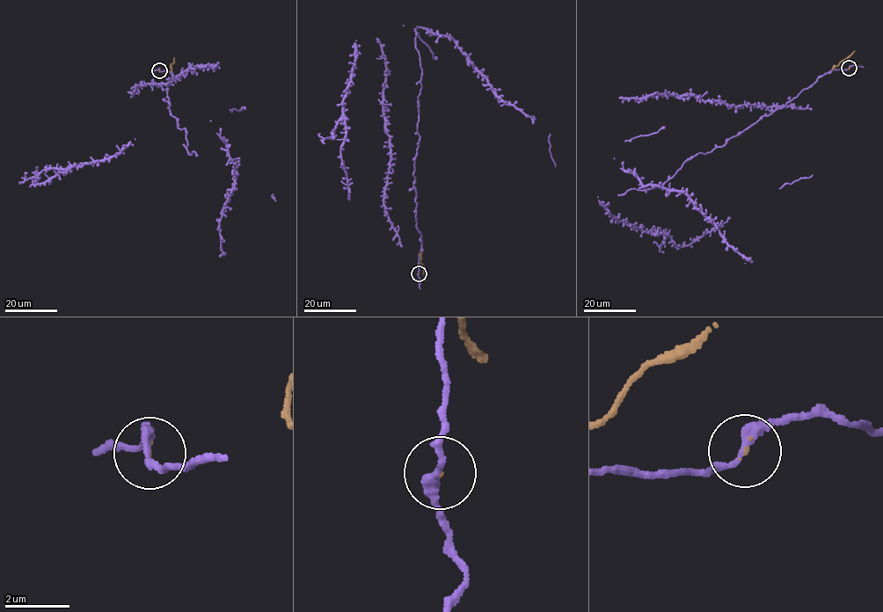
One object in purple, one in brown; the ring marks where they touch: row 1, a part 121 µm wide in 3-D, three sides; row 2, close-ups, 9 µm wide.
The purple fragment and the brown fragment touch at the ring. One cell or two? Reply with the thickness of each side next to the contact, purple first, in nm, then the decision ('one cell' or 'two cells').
calibres 240 and 50 nm; one cell

